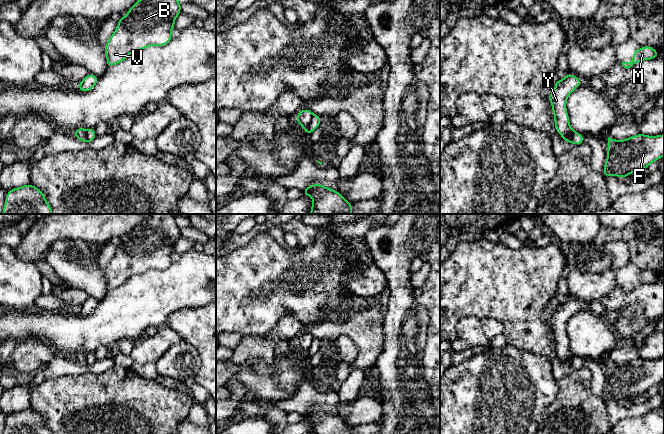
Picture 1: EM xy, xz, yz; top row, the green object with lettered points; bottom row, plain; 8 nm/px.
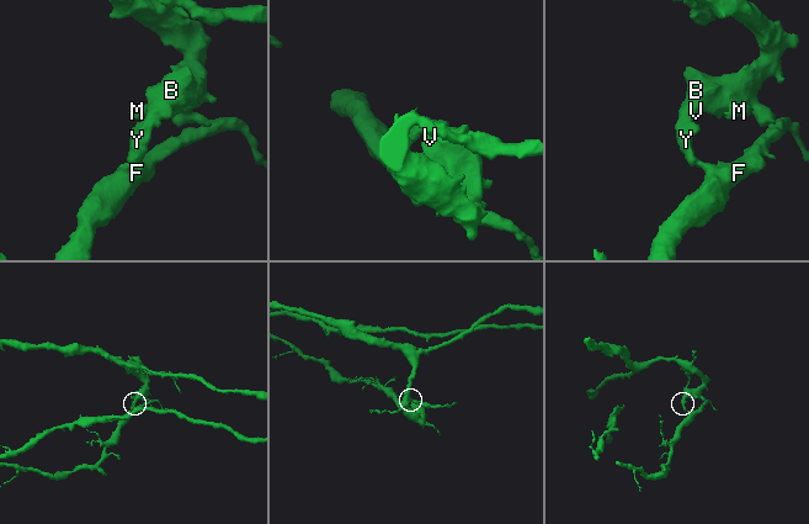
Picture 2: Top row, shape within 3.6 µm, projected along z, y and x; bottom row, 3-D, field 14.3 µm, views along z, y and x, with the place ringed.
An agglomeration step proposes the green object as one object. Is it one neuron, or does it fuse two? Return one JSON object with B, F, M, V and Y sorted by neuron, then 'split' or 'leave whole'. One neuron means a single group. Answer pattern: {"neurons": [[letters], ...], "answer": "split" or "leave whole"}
{"neurons": [["B", "M", "V", "Y"], ["F"]], "answer": "split"}

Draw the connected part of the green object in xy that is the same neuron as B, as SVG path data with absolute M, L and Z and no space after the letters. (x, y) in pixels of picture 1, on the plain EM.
M151 214L128 233L125 241L119 241L118 250L104 271L107 291L124 285L132 276L152 269L168 268L172 264L171 255L175 252L175 243L180 237L181 228L173 214Z

